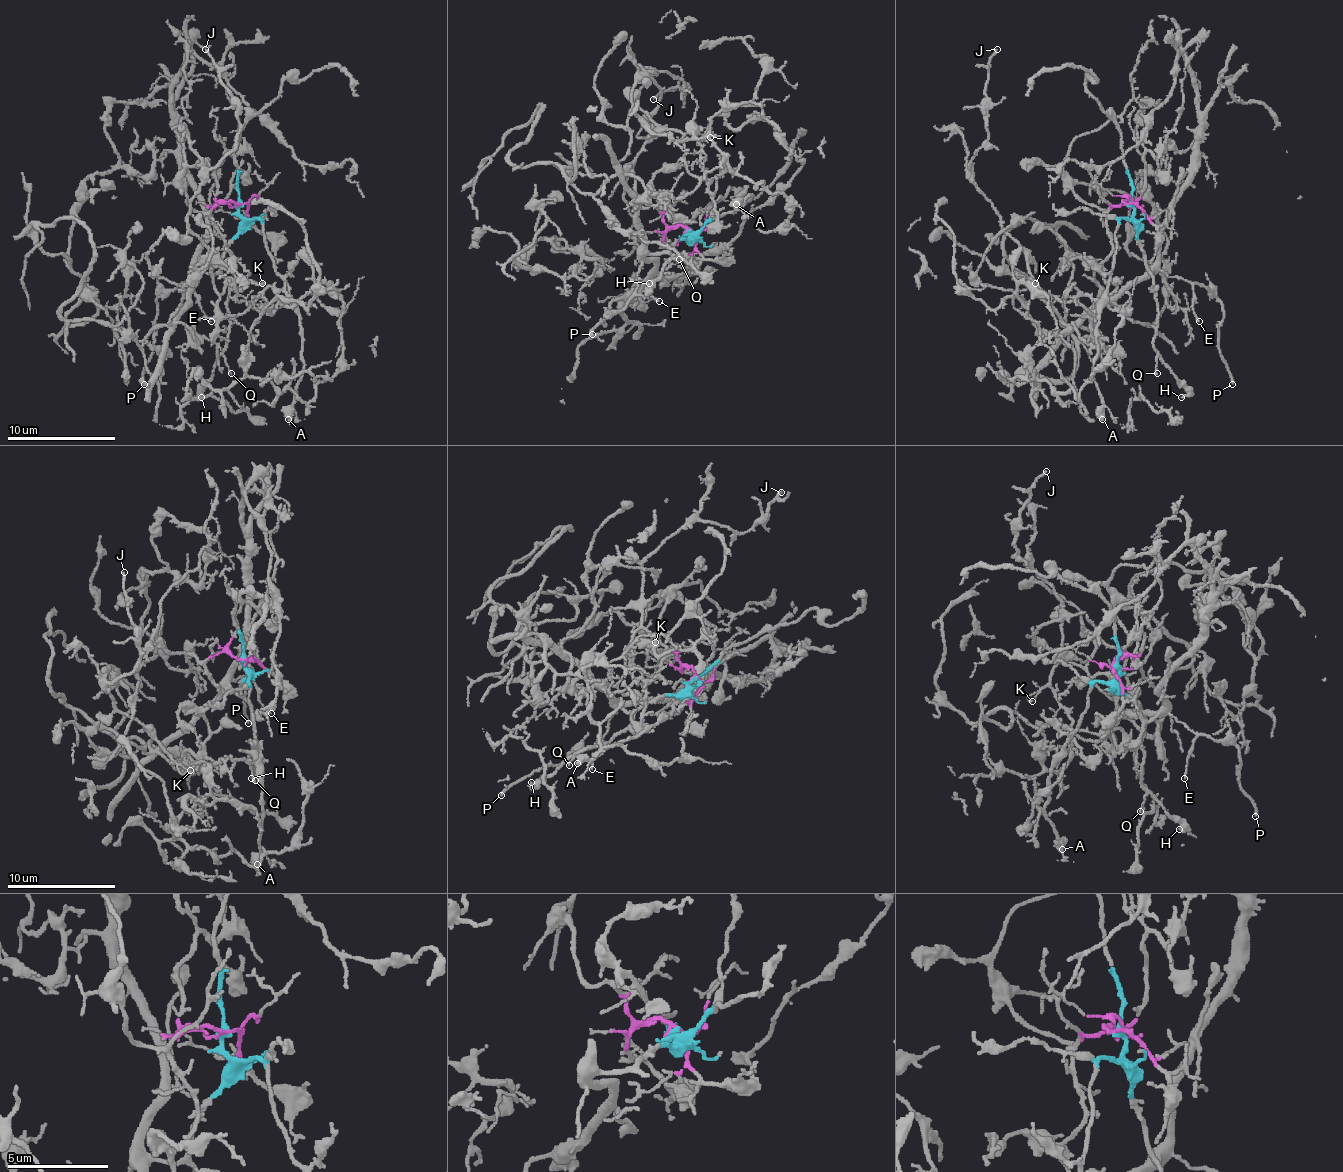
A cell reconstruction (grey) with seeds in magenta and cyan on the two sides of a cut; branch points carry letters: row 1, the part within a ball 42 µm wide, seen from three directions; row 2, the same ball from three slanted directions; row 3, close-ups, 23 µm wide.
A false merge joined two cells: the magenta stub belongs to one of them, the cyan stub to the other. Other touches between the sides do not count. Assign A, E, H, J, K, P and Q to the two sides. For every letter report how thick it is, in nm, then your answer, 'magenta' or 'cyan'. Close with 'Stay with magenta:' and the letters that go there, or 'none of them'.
A: 550 nm | cyan
E: 120 nm | cyan
H: 260 nm | cyan
J: 150 nm | magenta
K: 100 nm | magenta
P: 180 nm | cyan
Q: 110 nm | cyan
Stay with magenta: J, K

